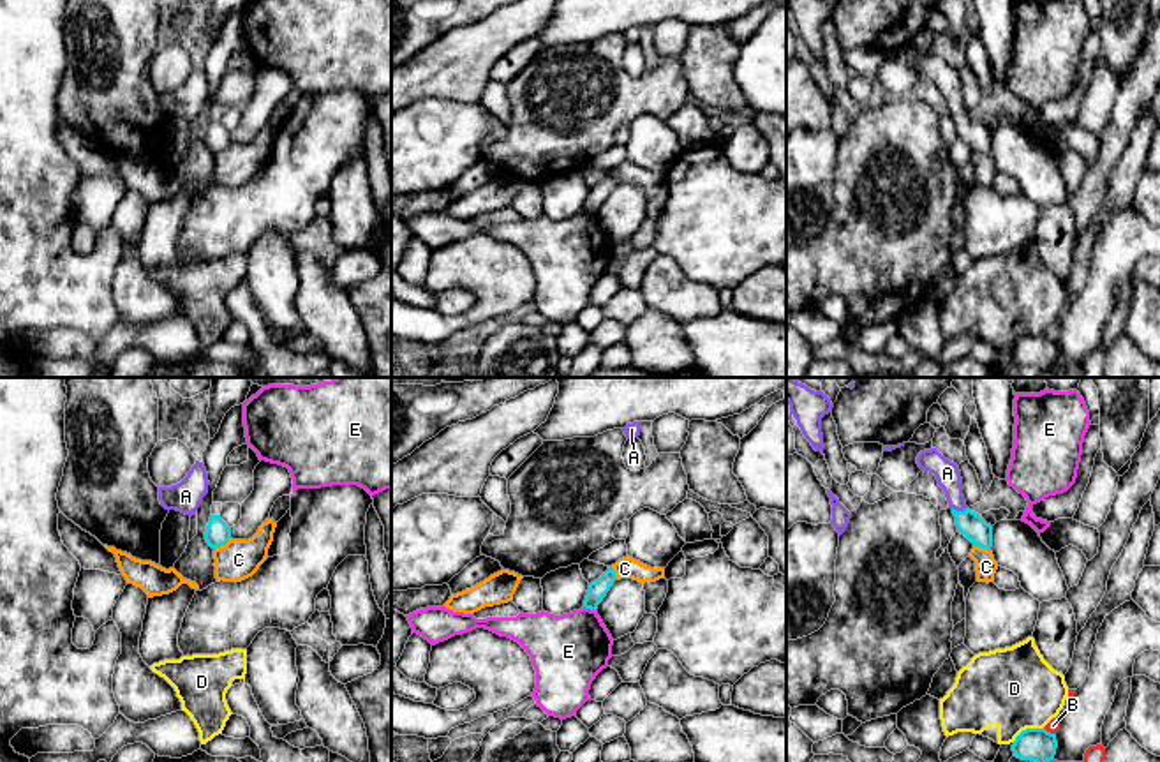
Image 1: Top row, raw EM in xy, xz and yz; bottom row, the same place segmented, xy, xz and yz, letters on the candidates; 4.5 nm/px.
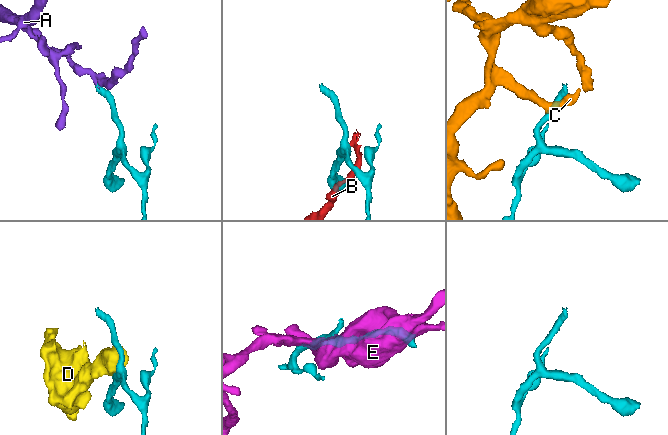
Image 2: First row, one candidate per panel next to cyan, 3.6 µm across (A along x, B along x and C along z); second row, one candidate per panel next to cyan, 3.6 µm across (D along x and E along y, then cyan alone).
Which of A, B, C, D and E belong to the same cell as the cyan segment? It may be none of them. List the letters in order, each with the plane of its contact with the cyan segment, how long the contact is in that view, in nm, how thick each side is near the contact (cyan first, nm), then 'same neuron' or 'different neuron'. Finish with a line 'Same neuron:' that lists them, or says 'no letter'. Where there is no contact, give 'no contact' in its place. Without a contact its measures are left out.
A: yz | 70 nm | 120/120 nm | same neuron
B: yz | 70 nm | 160/60 nm | different neuron
C: xy | 110 nm | 120/190 nm | different neuron
D: yz | 160 nm | 160/380 nm | different neuron
E: xz | 60 nm | 90/340 nm | different neuron
Same neuron: A

